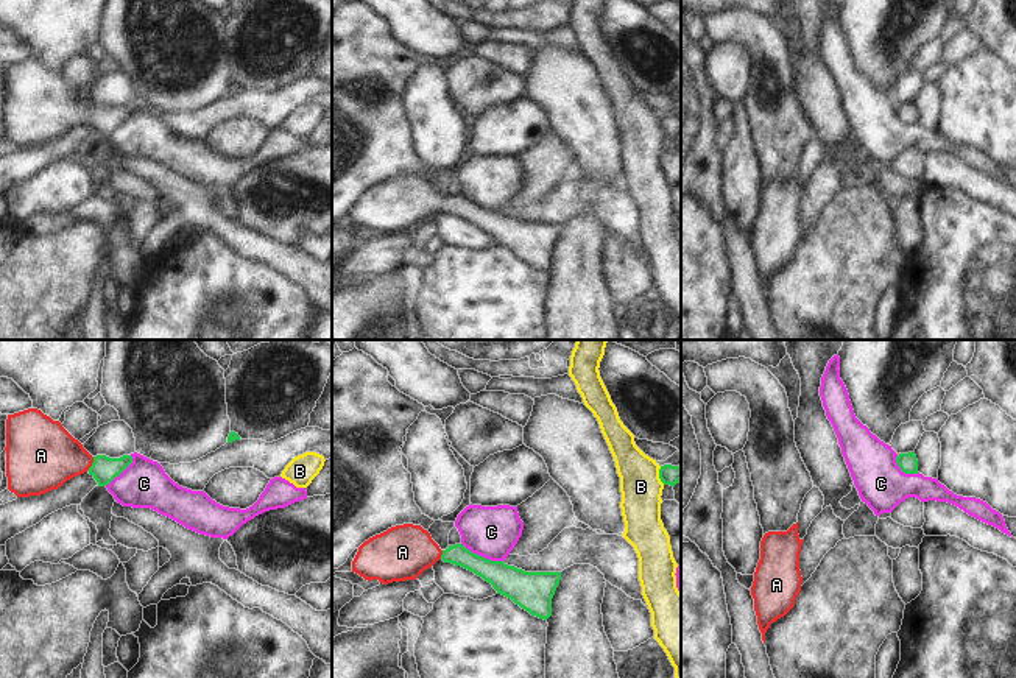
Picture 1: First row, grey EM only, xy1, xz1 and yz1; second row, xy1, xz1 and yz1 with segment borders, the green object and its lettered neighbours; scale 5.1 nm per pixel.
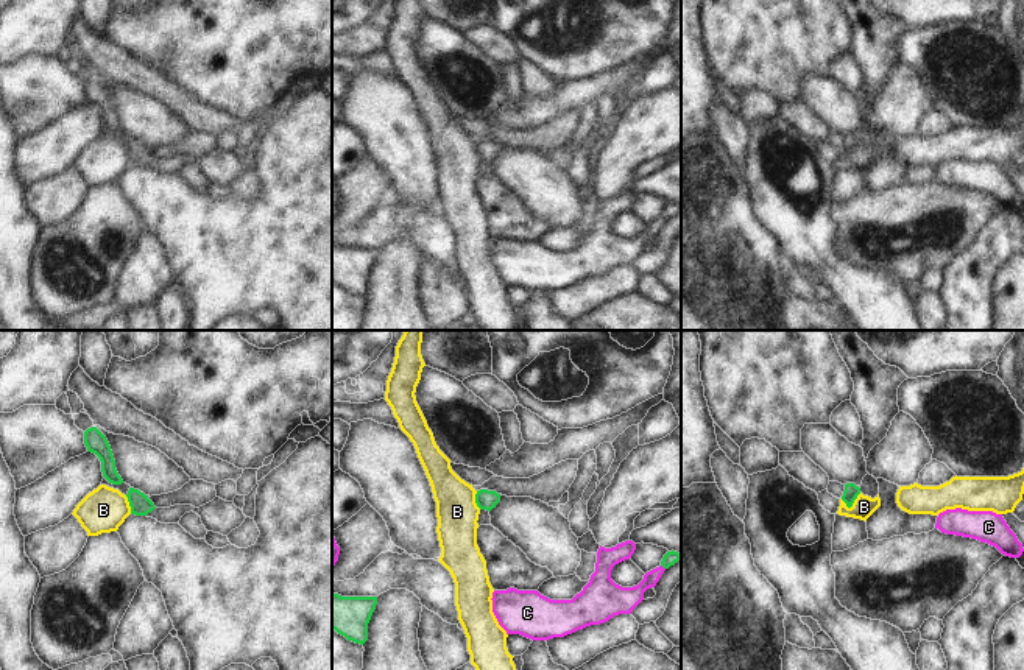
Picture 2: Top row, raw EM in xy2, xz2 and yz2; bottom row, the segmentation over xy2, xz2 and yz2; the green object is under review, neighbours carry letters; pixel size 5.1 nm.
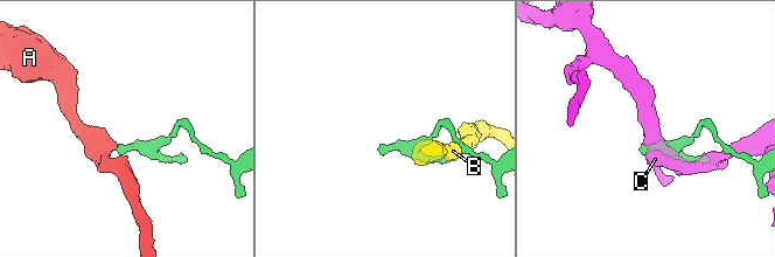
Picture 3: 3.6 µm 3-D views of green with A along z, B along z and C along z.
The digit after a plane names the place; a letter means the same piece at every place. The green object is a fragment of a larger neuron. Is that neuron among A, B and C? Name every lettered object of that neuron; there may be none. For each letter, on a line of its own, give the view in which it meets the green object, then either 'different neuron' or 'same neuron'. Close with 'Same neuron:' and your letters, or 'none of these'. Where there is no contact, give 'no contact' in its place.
A: meets green in xy1; same neuron
B: meets green in yz2; different neuron
C: meets green in xz1; different neuron
Same neuron: A

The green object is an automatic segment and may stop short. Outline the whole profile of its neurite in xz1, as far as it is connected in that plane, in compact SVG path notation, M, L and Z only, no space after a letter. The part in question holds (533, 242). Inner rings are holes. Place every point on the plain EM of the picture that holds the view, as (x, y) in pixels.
M396 176L365 192L352 212L352 223L368 232L388 235L416 231L438 210L474 223L531 267L544 271L552 267L552 249L561 223L525 223L472 204L463 195L441 201L421 176Z

